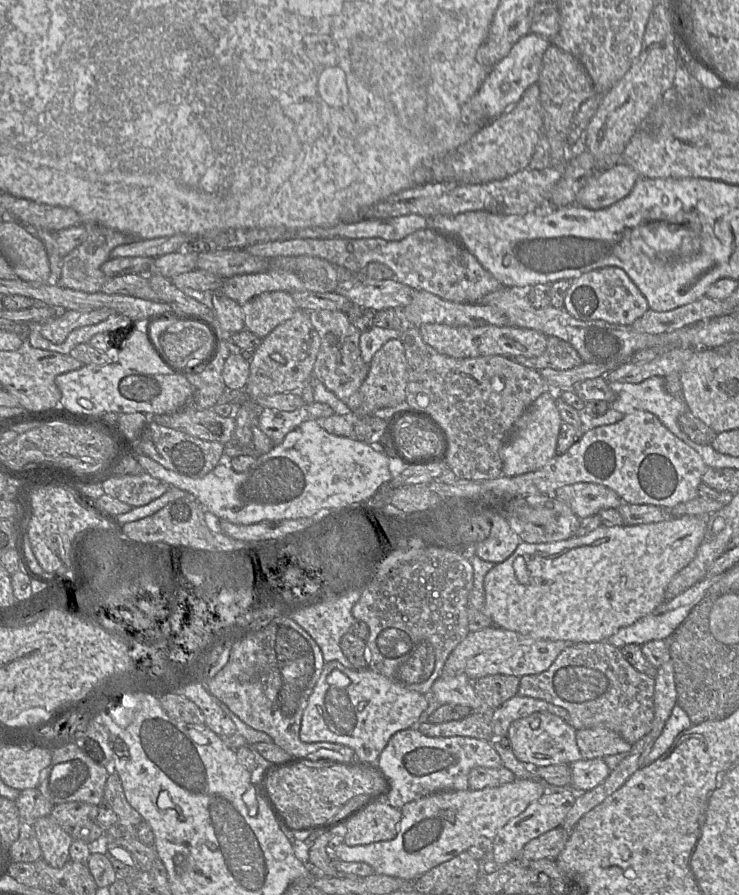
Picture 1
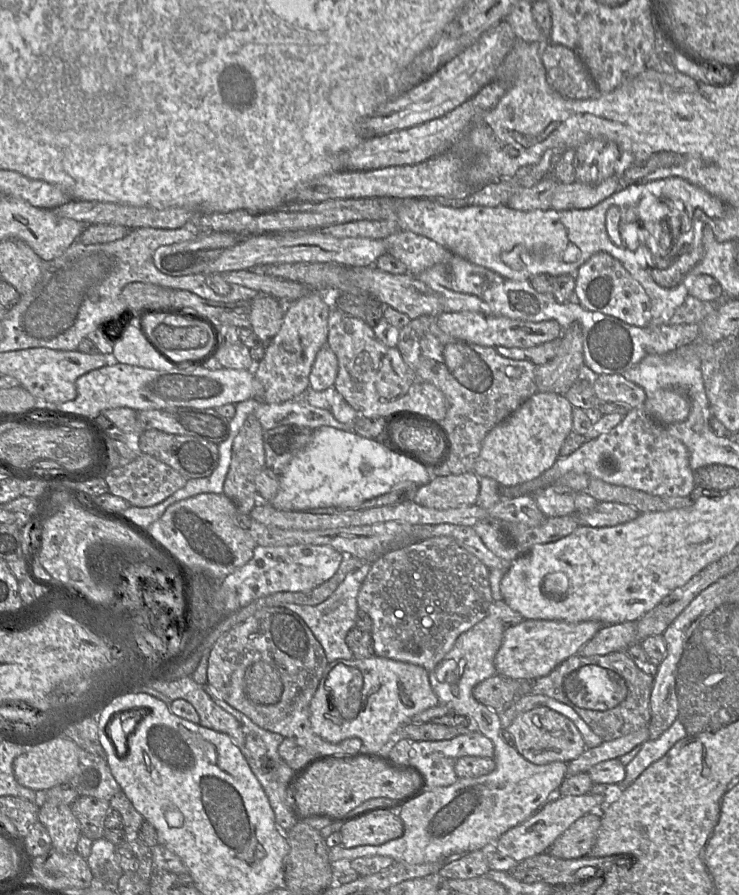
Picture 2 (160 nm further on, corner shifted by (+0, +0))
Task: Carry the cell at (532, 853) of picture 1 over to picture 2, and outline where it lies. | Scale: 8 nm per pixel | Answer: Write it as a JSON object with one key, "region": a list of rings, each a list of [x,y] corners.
{"region":[[[591,812],[575,821],[548,849],[548,853],[561,859],[587,856],[601,826],[601,813]]]}

